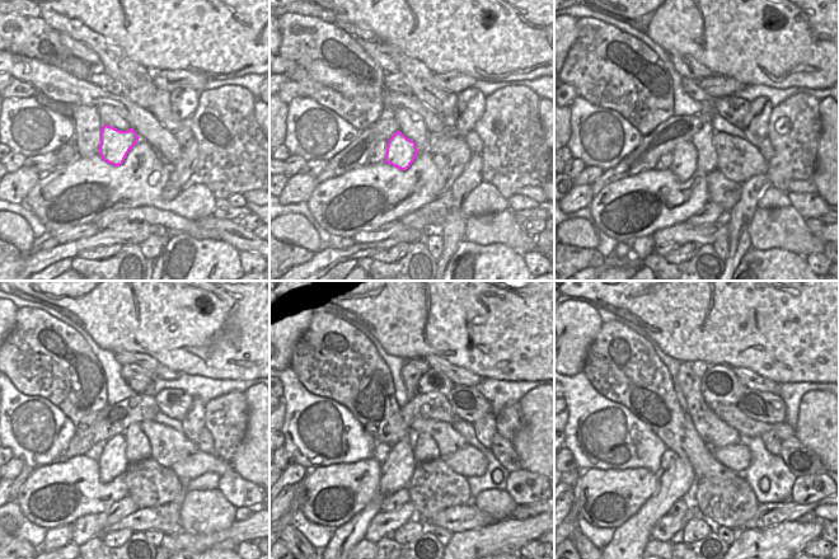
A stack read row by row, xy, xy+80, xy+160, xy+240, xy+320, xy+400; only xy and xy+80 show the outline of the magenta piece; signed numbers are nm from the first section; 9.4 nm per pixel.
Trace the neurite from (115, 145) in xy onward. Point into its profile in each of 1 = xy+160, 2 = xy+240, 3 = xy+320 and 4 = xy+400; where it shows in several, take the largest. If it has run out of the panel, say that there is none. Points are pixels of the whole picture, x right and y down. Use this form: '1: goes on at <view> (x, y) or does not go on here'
1: goes on at xy+160 (684, 156)
2: goes on at xy+240 (112, 463)
3: goes on at xy+320 (395, 471)
4: goes on at xy+400 (631, 539)

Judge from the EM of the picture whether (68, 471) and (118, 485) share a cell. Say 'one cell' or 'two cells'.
one cell

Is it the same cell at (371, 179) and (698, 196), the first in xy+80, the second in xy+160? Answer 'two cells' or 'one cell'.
one cell

